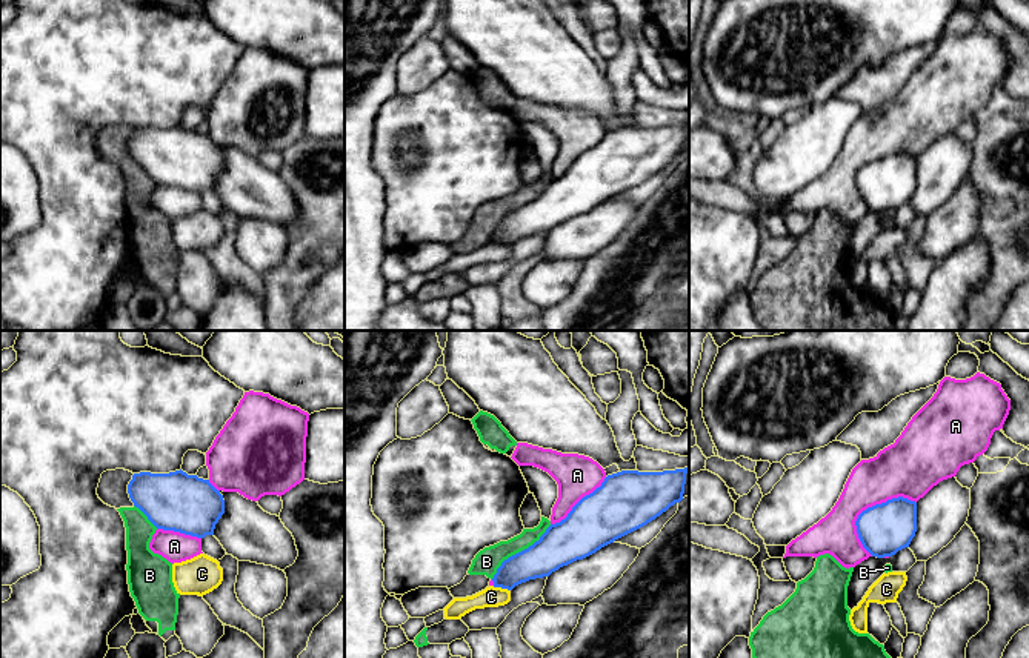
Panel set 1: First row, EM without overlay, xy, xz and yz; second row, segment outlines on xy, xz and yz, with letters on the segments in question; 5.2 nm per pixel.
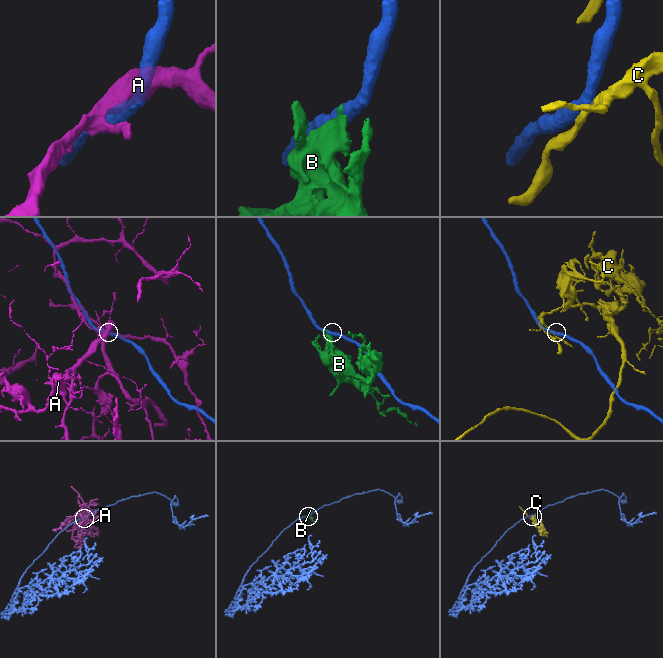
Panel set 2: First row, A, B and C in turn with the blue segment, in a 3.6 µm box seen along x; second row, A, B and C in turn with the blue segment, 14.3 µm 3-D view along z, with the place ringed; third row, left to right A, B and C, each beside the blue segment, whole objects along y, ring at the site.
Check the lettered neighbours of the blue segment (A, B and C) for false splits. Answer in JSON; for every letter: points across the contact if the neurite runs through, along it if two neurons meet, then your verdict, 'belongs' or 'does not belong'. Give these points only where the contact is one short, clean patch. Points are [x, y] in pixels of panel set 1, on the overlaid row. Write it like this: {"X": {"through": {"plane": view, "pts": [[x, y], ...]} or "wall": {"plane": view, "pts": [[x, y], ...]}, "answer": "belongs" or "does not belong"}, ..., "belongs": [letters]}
{"A": {"answer": "does not belong"}, "B": {"wall": {"plane": "xz", "pts": [[551, 525], [531, 545], [509, 555], [491, 578]]}, "answer": "does not belong"}, "C": {"answer": "does not belong"}, "belongs": []}

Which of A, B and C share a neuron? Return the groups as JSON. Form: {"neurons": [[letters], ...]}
{"neurons": [["A"], ["B"], ["C"]]}

